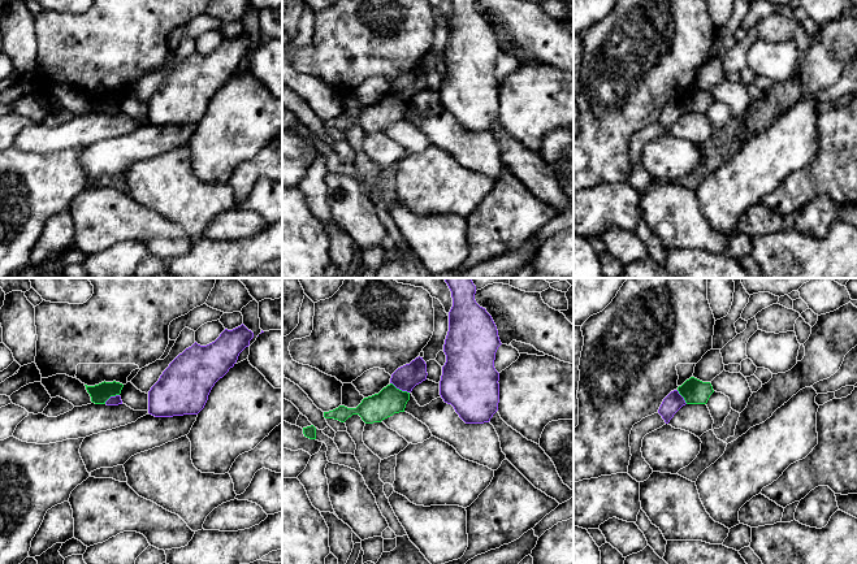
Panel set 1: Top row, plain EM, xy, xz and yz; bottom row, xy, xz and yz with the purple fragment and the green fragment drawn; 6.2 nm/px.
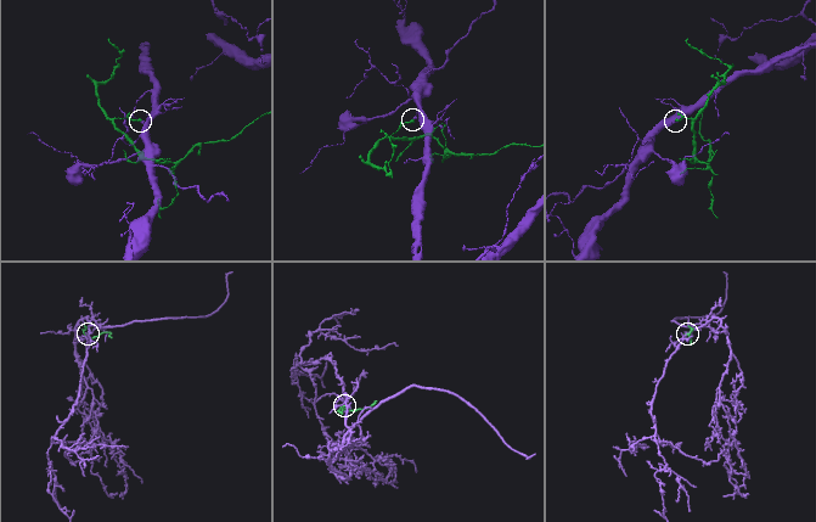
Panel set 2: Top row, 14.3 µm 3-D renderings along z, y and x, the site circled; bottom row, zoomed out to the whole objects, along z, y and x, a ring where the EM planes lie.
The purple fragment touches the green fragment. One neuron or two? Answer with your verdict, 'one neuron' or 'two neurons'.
two neurons

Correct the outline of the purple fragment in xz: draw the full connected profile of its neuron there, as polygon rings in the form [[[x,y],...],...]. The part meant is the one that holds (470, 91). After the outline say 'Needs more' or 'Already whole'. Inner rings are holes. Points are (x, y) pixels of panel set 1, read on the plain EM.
[[[451,0],[453,16],[443,53],[446,71],[440,90],[441,107],[454,116],[466,133],[489,131],[499,112],[499,82],[494,69],[502,52],[492,25],[476,12],[475,3],[476,0]]]. Already whole

